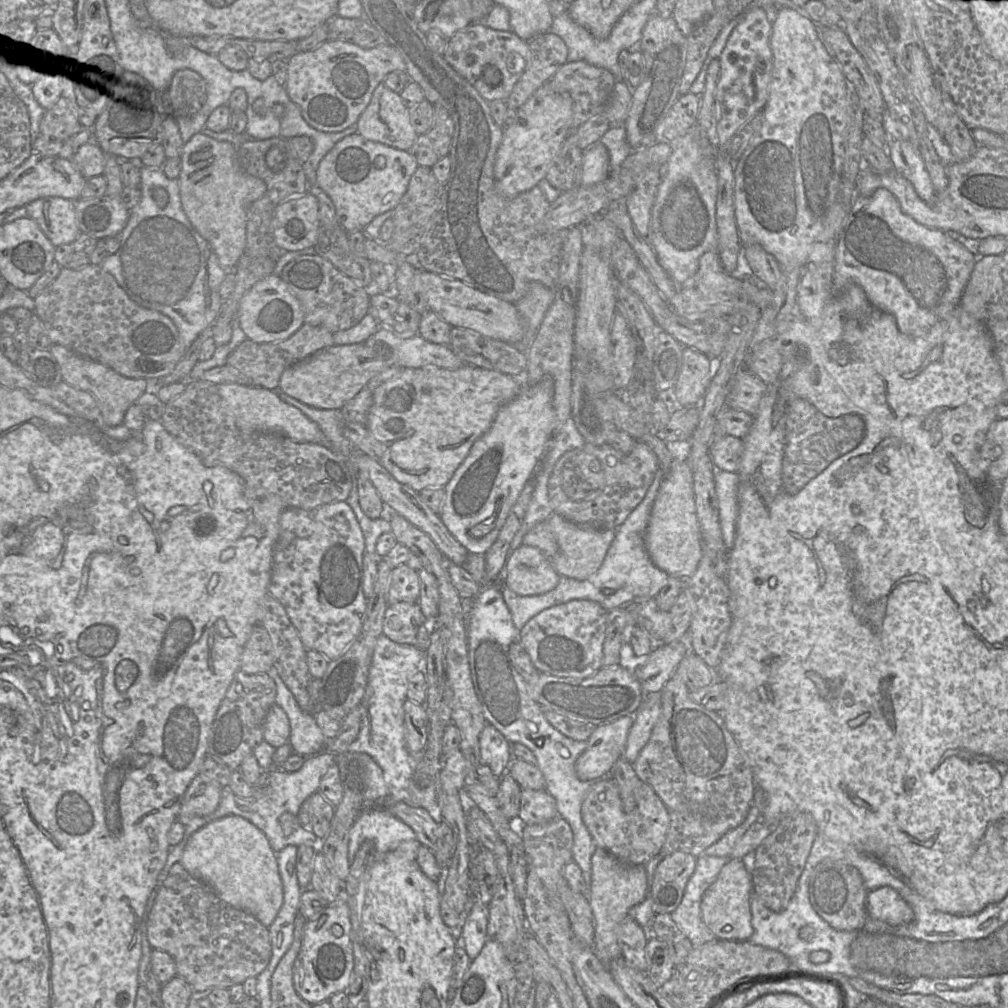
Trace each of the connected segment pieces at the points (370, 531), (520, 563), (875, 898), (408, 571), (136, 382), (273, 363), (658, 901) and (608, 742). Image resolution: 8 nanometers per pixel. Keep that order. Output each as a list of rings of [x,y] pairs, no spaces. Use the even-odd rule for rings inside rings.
[[[353,486],[345,502],[352,508],[362,529],[365,539],[365,552],[374,553],[378,538],[384,533],[391,532],[391,524],[388,516],[377,519],[368,517],[360,507],[355,486]]]
[[[523,544],[505,563],[503,583],[521,596],[545,594],[557,587],[561,576],[538,548]]]
[[[891,887],[868,892],[866,910],[869,918],[892,926],[904,926],[914,920],[914,913],[902,896]]]
[[[401,564],[392,569],[387,593],[387,604],[397,602],[418,603],[420,579],[418,571]]]
[[[53,345],[50,348],[50,353],[57,360],[63,381],[66,384],[87,391],[95,397],[108,426],[120,425],[130,405],[147,390],[145,379],[127,378],[110,367],[80,356],[64,346]]]
[[[303,324],[289,338],[274,343],[245,340],[228,356],[226,365],[238,369],[251,380],[252,386],[276,390],[283,372],[293,364],[334,345],[333,334],[319,326]]]
[[[681,851],[673,852],[659,862],[650,889],[655,914],[671,914],[677,909],[695,867],[696,857]]]
[[[634,715],[596,726],[587,740],[586,749],[576,760],[576,773],[582,780],[597,781],[606,777],[623,754]]]

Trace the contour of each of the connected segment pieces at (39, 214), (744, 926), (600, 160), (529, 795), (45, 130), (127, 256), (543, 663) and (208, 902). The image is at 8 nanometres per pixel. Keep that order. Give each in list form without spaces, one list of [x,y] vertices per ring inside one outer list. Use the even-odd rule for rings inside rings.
[[[61,197],[37,199],[25,206],[28,218],[34,220],[55,246],[70,245],[81,234],[75,216],[75,201]]]
[[[728,858],[716,880],[705,892],[700,910],[701,918],[718,940],[747,942],[753,934],[751,914],[752,880],[739,859]]]
[[[600,141],[585,149],[582,168],[582,185],[590,186],[604,181],[610,174],[607,147]]]
[[[545,788],[522,790],[518,817],[527,825],[543,824],[558,816],[556,801]]]
[[[64,96],[45,111],[40,121],[40,134],[65,142],[70,137],[79,133],[84,127],[78,116],[78,108]]]
[[[130,159],[139,169],[141,183],[139,190],[141,199],[129,211],[125,228],[116,236],[119,241],[118,250],[107,256],[100,266],[110,273],[128,297],[139,306],[160,312],[168,316],[178,329],[180,339],[184,345],[184,352],[194,340],[216,321],[223,300],[219,295],[219,288],[226,277],[216,254],[209,243],[194,229],[187,219],[181,204],[179,182],[169,179],[160,168],[147,168],[140,163],[140,159]],[[162,188],[167,193],[167,199],[153,195],[153,190]]]
[[[580,599],[552,606],[519,630],[518,640],[539,672],[563,678],[587,678],[602,666],[607,611],[597,602]]]
[[[180,863],[172,865],[157,891],[146,919],[146,936],[153,949],[163,950],[174,959],[177,976],[185,979],[197,994],[206,994],[215,987],[228,989],[234,984],[242,984],[247,978],[256,977],[267,967],[272,953],[268,927],[249,913],[222,901]]]

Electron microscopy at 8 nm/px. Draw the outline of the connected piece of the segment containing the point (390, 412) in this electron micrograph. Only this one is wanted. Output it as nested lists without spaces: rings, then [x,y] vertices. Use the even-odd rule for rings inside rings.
[[[476,366],[402,369],[374,391],[368,414],[367,426],[381,446],[380,463],[398,482],[417,492],[426,488],[444,488],[472,445],[489,430],[499,411],[520,391],[521,383],[517,377]]]

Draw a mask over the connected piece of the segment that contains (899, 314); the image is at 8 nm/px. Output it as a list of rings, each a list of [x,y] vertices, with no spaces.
[[[879,188],[872,195],[867,197],[858,194],[854,198],[851,208],[843,220],[835,243],[832,294],[835,293],[836,289],[842,289],[846,284],[853,282],[864,290],[867,298],[876,308],[888,312],[895,317],[897,326],[902,333],[908,335],[921,335],[950,314],[952,310],[959,304],[961,295],[973,269],[974,262],[974,254],[971,253],[963,243],[958,241],[950,233],[942,230],[936,230],[918,223],[903,212],[897,199],[890,191],[885,188]]]

